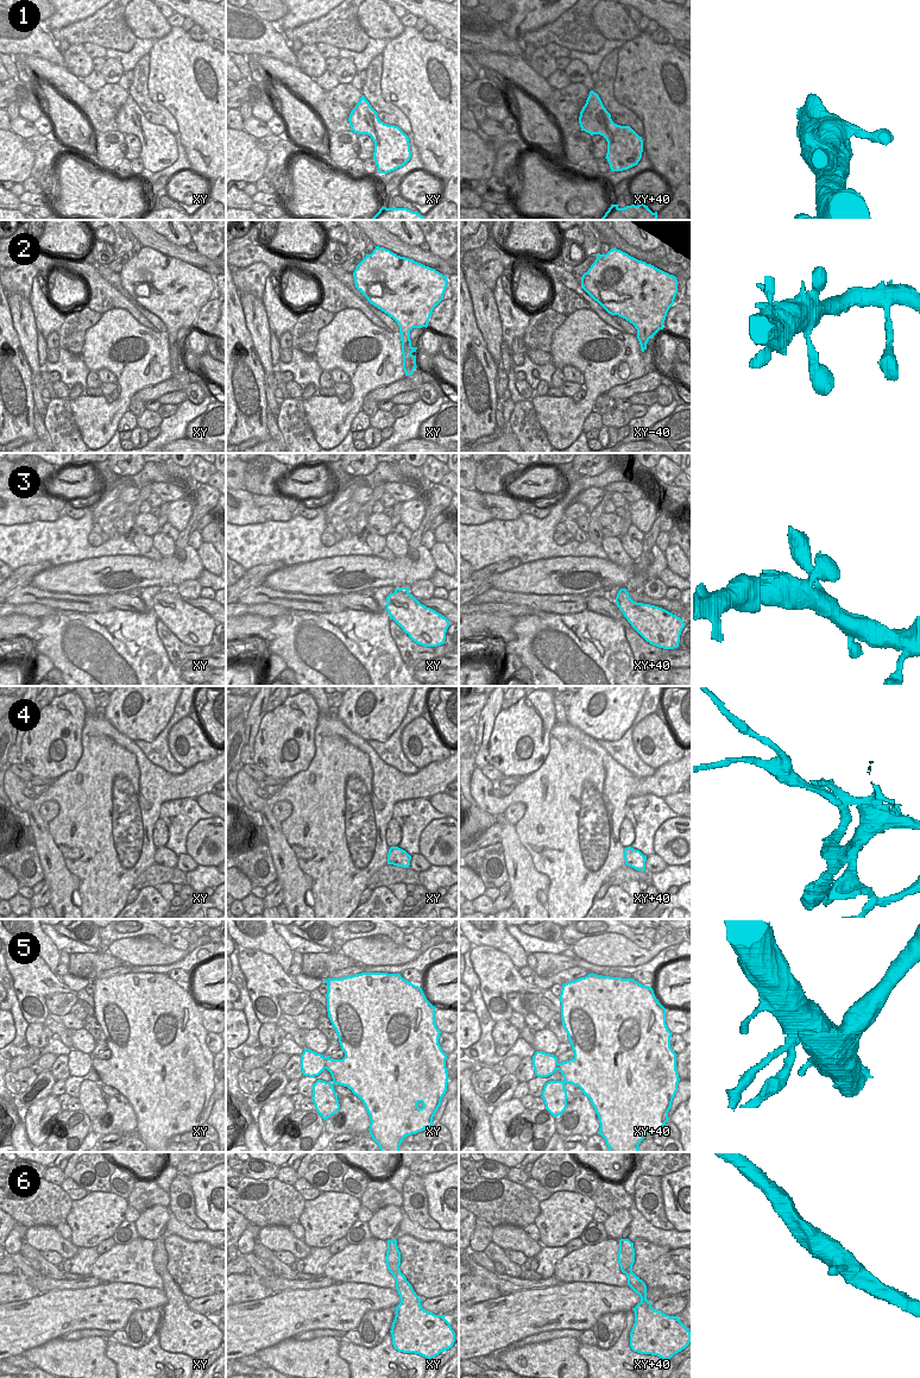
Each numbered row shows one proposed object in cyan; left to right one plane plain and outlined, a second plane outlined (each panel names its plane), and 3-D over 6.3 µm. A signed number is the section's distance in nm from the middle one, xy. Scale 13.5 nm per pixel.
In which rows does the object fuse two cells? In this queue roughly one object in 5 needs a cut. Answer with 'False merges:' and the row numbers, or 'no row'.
False merges: 4, 5

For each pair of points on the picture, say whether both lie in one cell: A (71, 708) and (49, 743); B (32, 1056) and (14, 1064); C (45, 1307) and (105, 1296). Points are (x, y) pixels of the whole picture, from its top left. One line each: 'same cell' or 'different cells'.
A: same cell
B: same cell
C: same cell

